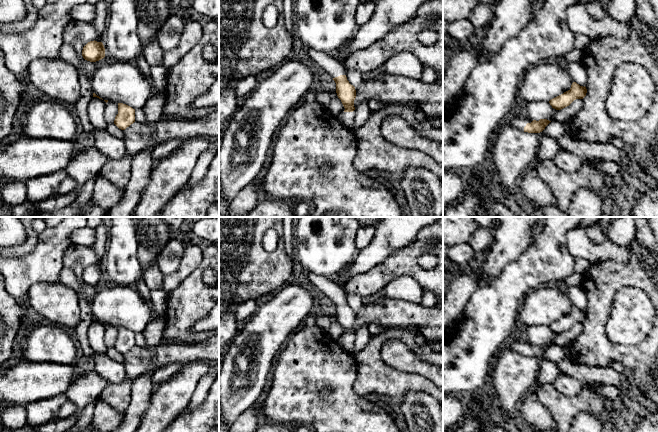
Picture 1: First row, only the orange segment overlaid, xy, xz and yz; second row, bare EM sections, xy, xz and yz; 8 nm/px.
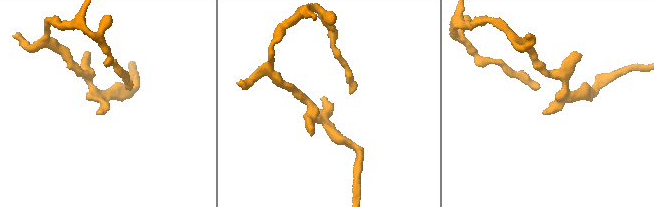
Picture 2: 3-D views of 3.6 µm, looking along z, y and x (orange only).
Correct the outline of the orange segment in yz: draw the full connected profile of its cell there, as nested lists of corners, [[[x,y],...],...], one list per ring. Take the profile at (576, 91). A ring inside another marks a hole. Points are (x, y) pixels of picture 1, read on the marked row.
[[[573,82],[571,88],[563,94],[551,99],[549,101],[552,108],[561,110],[569,106],[576,99],[583,99],[586,96],[587,89],[584,86],[580,86],[576,82]]]

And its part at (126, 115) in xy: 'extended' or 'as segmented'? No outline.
as segmented

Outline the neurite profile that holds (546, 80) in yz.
[[[556,60],[540,62],[525,73],[518,98],[522,102],[547,101],[570,90],[574,80]]]

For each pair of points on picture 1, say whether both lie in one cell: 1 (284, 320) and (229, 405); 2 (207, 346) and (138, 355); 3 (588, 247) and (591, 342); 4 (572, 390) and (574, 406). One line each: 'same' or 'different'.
1: same
2: same
3: different
4: different

